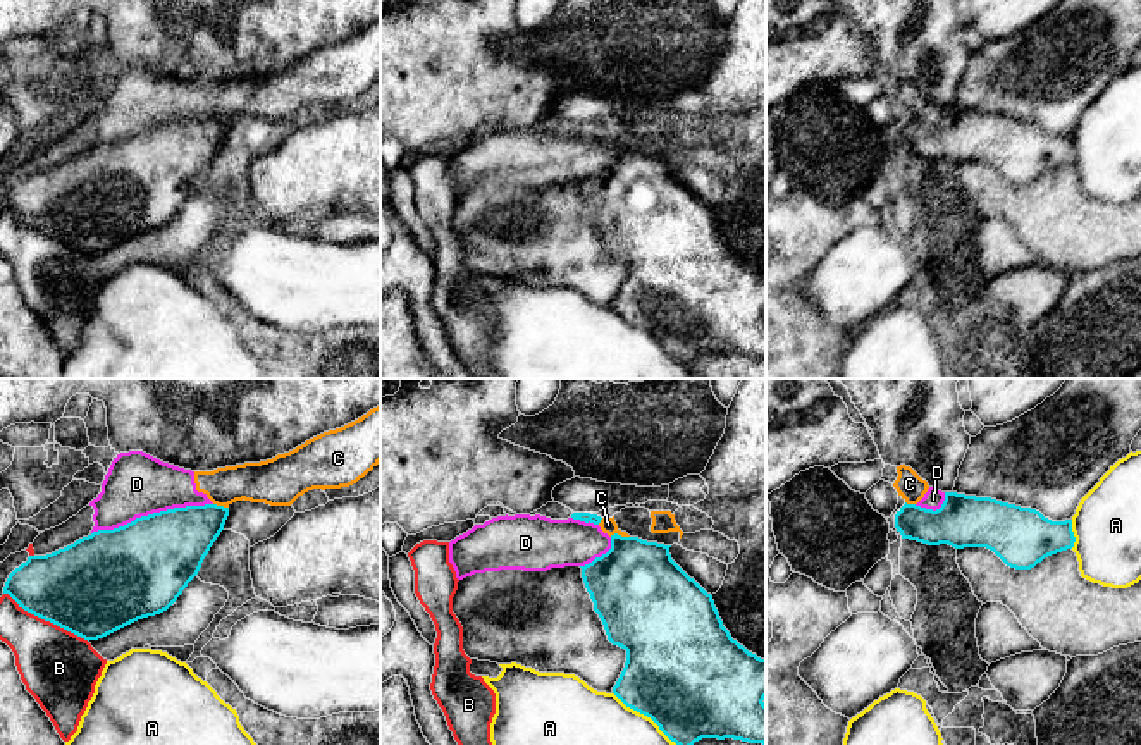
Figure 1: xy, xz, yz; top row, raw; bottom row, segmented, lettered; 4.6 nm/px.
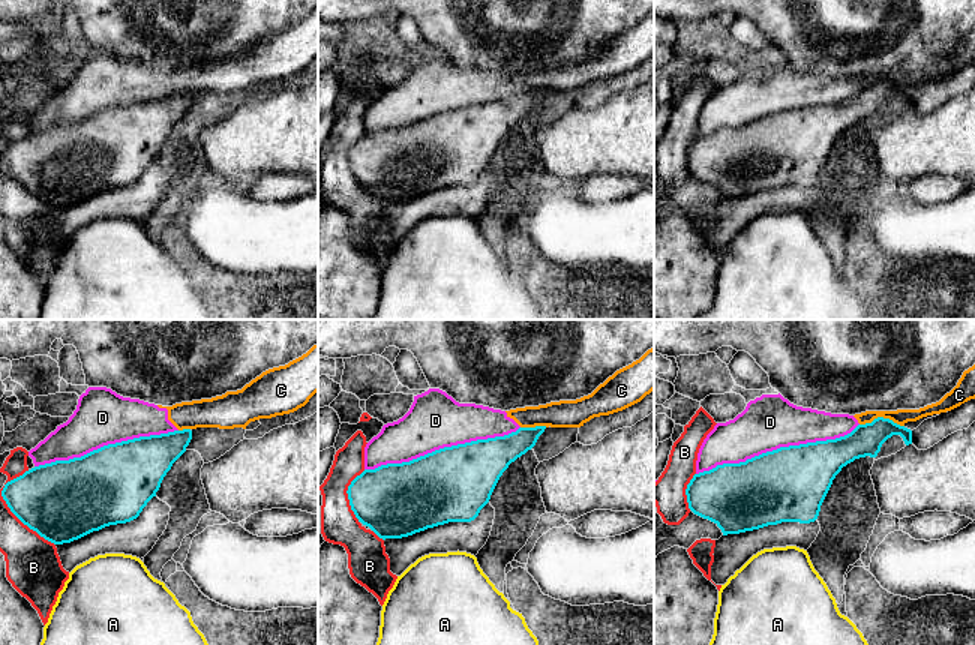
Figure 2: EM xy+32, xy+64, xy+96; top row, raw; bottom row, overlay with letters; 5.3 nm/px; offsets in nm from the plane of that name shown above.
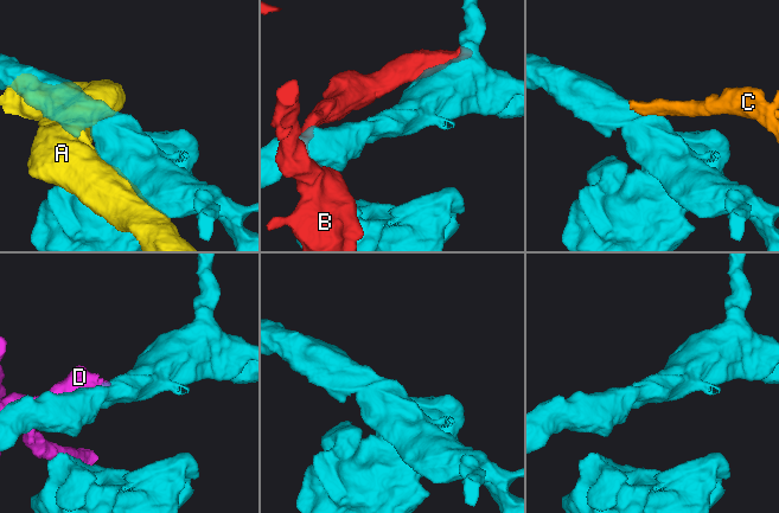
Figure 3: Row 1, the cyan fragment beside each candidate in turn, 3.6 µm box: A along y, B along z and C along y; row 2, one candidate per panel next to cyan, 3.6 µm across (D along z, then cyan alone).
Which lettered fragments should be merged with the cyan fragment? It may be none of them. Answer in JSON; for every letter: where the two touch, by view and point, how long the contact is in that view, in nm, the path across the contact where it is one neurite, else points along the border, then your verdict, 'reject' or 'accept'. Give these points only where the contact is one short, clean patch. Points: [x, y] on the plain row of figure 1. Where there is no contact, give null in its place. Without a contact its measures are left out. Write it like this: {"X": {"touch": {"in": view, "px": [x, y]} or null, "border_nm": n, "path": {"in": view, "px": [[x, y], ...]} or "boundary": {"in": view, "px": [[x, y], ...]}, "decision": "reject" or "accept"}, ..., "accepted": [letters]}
{"A": {"touch": {"in": "xz", "px": [649, 331]}, "border_nm": 440, "decision": "reject"}, "B": {"touch": {"in": "xy", "px": [47, 234]}, "border_nm": 460, "decision": "reject"}, "C": {"touch": {"in": "xz", "px": [620, 150]}, "border_nm": 100, "boundary": {"in": "xz", "px": [[610, 150], [620, 148], [629, 152]]}, "decision": "reject"}, "D": {"touch": {"in": "xy", "px": [154, 128]}, "border_nm": 600, "decision": "reject"}, "accepted": []}

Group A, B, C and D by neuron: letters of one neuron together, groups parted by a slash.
A / B / C D

